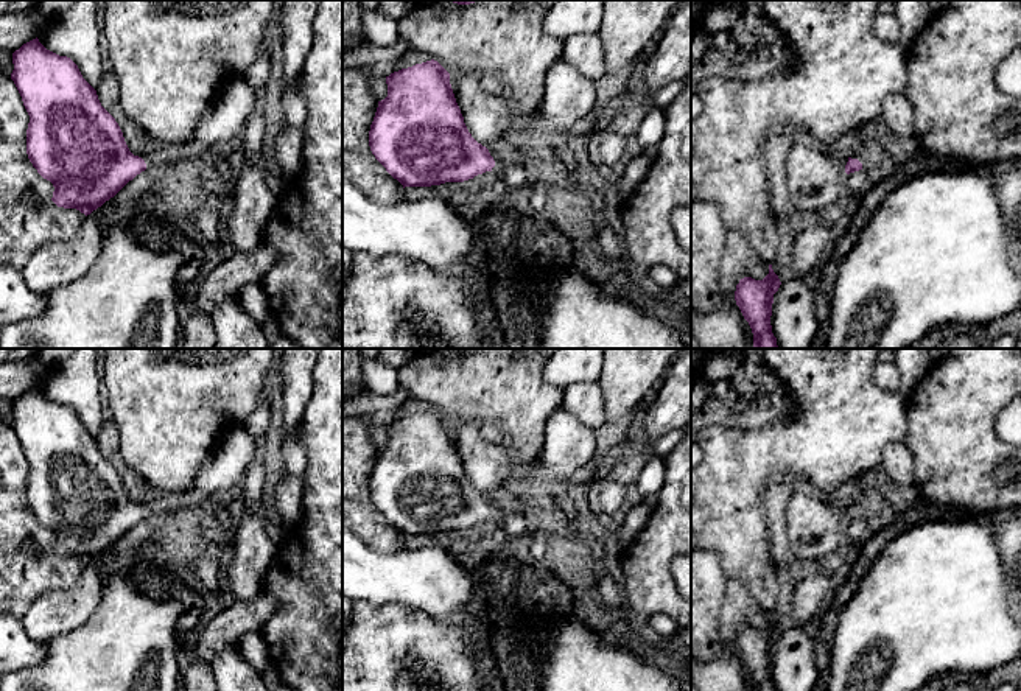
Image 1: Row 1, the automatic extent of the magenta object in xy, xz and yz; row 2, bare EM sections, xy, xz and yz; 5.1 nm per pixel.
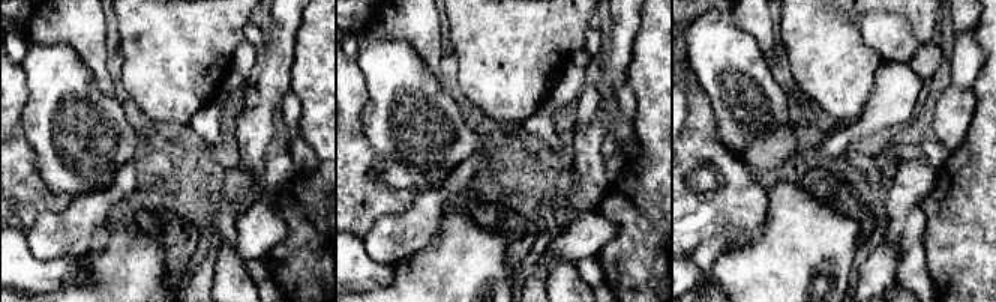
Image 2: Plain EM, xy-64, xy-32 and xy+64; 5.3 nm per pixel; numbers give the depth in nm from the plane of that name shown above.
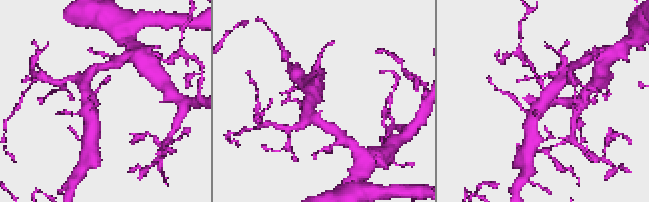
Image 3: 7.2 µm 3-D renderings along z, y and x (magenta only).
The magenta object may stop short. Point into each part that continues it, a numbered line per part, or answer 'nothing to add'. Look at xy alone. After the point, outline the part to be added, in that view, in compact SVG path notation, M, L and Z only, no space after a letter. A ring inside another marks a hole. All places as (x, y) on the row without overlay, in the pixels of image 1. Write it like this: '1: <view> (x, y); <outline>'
1: xy (171, 501); M191 489L188 492L157 493L151 503L143 504L142 507L145 509L146 517L149 517L160 512L174 512L184 506L210 506L215 501L218 501L218 498Z

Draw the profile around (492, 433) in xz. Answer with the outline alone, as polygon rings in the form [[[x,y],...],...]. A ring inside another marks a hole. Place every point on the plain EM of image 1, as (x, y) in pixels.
[[[482,423],[482,425],[479,425],[479,433],[490,444],[495,444],[495,445],[506,444],[506,437],[501,433],[498,425]]]

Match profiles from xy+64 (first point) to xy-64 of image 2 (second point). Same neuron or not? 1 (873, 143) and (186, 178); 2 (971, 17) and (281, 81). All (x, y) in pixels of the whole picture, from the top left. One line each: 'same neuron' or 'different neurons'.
1: same neuron
2: same neuron

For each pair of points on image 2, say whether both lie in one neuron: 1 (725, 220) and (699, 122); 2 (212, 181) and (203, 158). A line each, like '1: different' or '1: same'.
1: same
2: same

